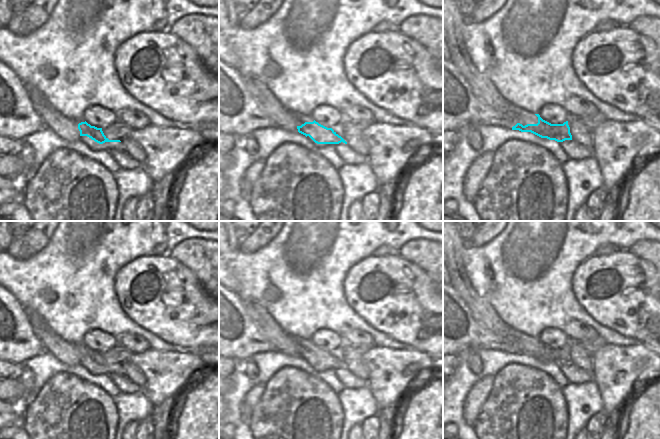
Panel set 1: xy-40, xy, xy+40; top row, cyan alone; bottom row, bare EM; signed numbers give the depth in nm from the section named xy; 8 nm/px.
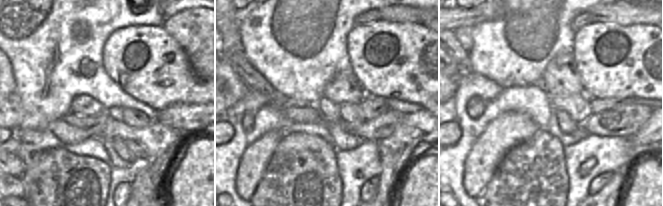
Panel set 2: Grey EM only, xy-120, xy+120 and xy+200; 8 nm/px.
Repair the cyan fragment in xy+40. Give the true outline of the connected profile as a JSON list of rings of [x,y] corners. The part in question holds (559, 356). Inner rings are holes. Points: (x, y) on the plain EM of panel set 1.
[[[443,284],[443,355],[458,353],[473,348],[476,351],[485,348],[499,350],[509,354],[531,356],[541,362],[563,366],[572,364],[568,345],[563,348],[551,348],[539,338],[537,348],[523,350],[502,336],[487,330],[473,317],[470,309],[456,290]]]

